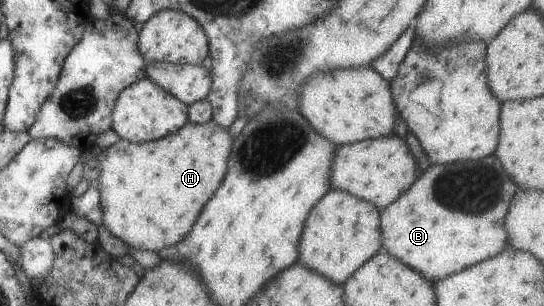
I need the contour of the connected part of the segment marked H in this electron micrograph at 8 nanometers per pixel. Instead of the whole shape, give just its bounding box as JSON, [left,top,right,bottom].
[87,120,232,252]

